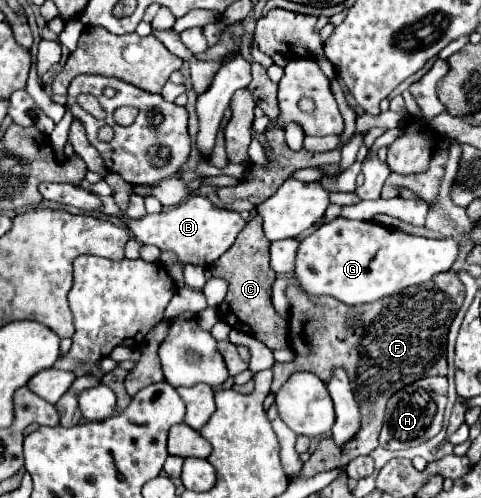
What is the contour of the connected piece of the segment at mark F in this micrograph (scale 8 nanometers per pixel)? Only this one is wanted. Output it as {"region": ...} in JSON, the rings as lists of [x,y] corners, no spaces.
{"region":[[[447,271],[435,275],[421,287],[409,287],[405,293],[391,295],[361,307],[349,307],[329,297],[309,301],[305,295],[301,295],[301,291],[297,291],[295,285],[289,285],[285,295],[291,305],[289,345],[295,353],[295,359],[289,363],[275,363],[271,367],[271,393],[277,393],[287,377],[295,371],[313,371],[323,381],[327,381],[331,379],[333,371],[341,367],[351,379],[363,415],[363,425],[357,439],[351,439],[345,443],[345,447],[337,447],[333,439],[323,439],[319,443],[319,449],[303,463],[299,475],[295,475],[307,479],[321,471],[347,467],[349,461],[369,455],[373,449],[377,449],[385,405],[389,397],[401,387],[427,375],[447,375],[447,331],[465,299],[465,287],[455,273]]]}

